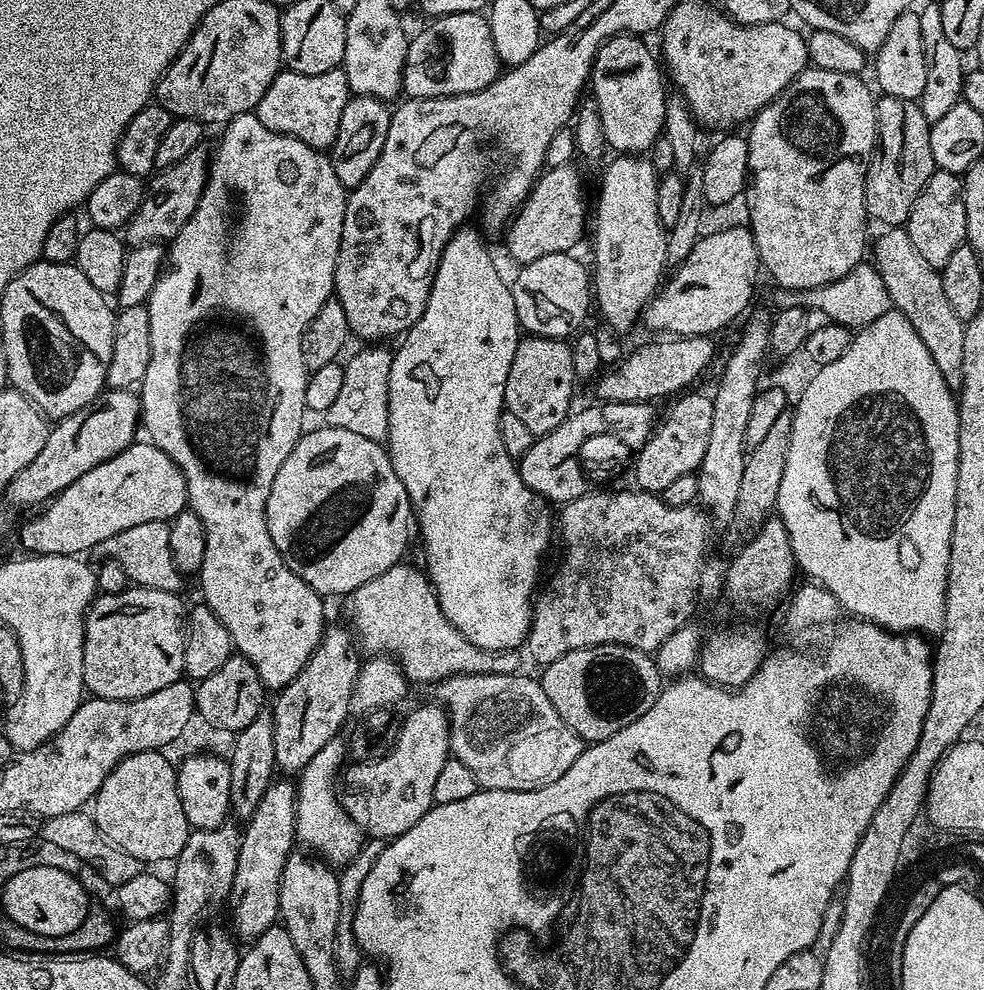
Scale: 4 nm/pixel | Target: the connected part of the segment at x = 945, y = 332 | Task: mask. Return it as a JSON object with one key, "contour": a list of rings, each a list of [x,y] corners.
{"contour":[[[888,226],[883,229],[880,237],[875,237],[870,248],[870,256],[875,268],[882,276],[882,281],[889,292],[891,307],[901,312],[914,330],[918,330],[918,336],[922,342],[926,342],[926,348],[930,350],[930,356],[942,370],[942,378],[946,378],[949,388],[956,390],[962,382],[962,345],[964,343],[965,321],[954,314],[950,302],[946,298],[946,290],[942,290],[942,278],[939,271],[918,250],[914,250],[914,242],[910,242],[907,231],[900,226]]]}

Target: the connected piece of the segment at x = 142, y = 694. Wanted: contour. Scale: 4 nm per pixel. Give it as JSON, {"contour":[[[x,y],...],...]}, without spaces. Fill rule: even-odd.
{"contour":[[[129,586],[123,592],[105,592],[97,595],[91,606],[88,607],[88,615],[84,617],[84,686],[92,696],[101,696],[111,700],[133,700],[134,698],[146,698],[146,694],[154,694],[154,690],[162,690],[170,686],[174,681],[184,676],[184,637],[186,635],[186,607],[180,601],[181,597],[175,592],[166,590],[154,590]]]}

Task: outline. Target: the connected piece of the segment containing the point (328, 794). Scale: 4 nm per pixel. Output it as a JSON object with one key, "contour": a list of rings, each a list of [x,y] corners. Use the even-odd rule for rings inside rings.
{"contour":[[[343,747],[335,748],[331,749],[331,752],[333,751],[332,761],[325,768],[323,759],[317,758],[311,760],[308,767],[298,773],[296,838],[301,845],[305,844],[305,846],[303,845],[305,849],[319,854],[329,865],[344,866],[360,852],[366,836],[361,825],[355,819],[352,821],[348,817],[346,809],[340,808],[337,812],[332,812],[332,808],[336,808],[340,804],[339,798],[336,797],[336,784],[338,788],[338,777],[346,764],[345,749]]]}

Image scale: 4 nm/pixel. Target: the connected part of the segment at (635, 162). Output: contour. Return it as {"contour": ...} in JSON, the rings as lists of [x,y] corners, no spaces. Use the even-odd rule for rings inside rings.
{"contour":[[[616,154],[612,156],[613,160],[604,168],[604,177],[600,180],[600,197],[597,198],[596,204],[594,200],[594,220],[596,216],[596,268],[594,264],[594,308],[600,311],[600,316],[605,325],[608,325],[617,334],[624,334],[631,330],[635,324],[641,319],[642,313],[648,307],[648,301],[656,295],[662,281],[665,279],[664,268],[669,267],[666,258],[666,242],[668,241],[668,233],[666,226],[658,218],[658,194],[656,193],[656,185],[658,183],[657,172],[652,165],[651,159],[645,158],[640,154]]]}

